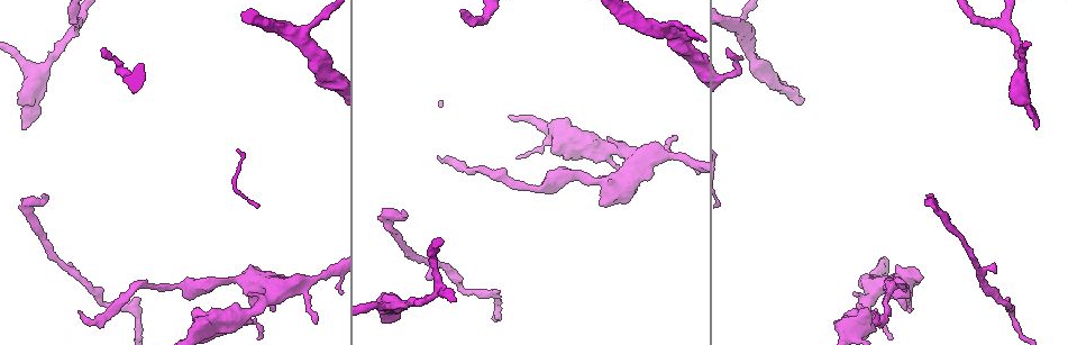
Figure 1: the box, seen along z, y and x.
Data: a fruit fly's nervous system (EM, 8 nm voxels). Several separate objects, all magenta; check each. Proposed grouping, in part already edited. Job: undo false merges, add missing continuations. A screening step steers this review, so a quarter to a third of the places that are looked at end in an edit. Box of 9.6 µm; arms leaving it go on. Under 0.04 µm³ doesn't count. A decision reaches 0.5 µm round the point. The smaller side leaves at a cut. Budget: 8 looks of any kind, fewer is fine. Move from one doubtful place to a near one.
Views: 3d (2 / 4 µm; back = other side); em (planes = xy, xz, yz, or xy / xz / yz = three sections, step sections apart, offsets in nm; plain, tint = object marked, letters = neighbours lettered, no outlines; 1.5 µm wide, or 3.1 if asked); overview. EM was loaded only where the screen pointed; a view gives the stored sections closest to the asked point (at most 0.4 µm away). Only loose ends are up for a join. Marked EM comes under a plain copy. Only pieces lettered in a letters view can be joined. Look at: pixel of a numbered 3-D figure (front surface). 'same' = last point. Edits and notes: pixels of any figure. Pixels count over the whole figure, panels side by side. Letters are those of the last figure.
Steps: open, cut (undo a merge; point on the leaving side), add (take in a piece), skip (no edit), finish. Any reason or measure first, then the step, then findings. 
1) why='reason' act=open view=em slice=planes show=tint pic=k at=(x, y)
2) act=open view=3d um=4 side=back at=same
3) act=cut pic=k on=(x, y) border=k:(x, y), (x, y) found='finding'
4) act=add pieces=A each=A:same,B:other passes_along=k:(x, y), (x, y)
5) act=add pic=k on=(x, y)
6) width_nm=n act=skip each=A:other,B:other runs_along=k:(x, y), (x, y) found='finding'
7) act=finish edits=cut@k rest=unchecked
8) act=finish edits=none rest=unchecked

why='thin end' act=open view=3d um=4 pic=1 at=(315, 322)

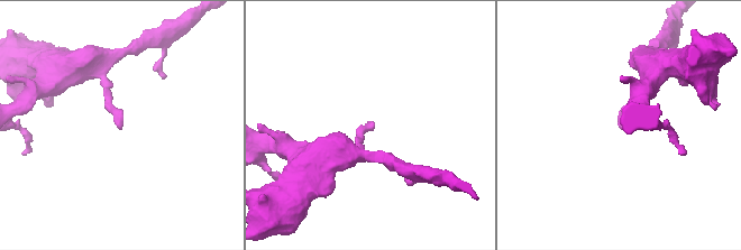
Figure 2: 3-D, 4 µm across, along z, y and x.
act=open view=em slice=planes show=letters pic=2 at=(120, 127)

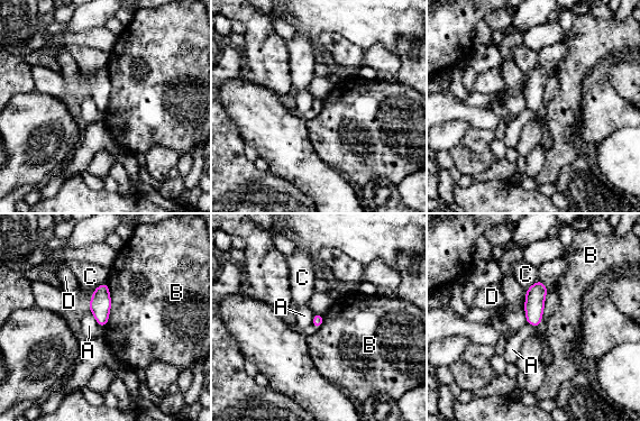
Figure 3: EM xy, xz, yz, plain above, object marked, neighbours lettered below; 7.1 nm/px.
act=skip each=A:other,B:other,C:other,D:other border=3:(108, 283), (110, 312), (106, 327) found='none of them fits'

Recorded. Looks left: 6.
why='thick end' act=open view=3d um=4 pic=1 at=(250, 295)

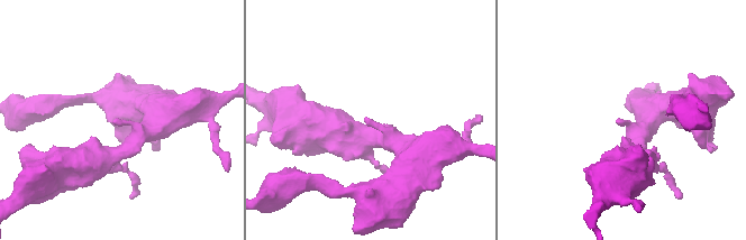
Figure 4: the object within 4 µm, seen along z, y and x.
why='shape alone is not enough' act=open view=em slice=yz step=4 show=letters pic=4 at=(115, 125)

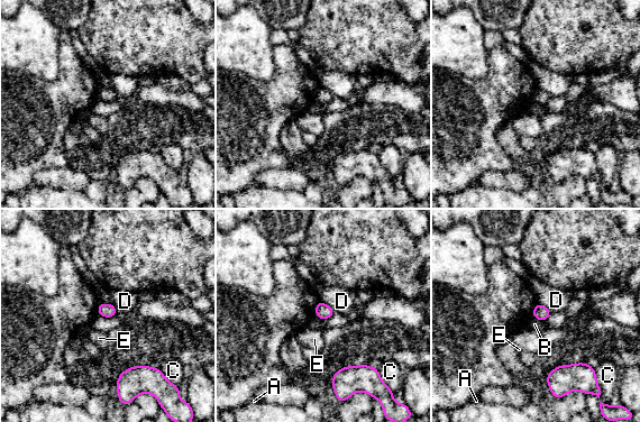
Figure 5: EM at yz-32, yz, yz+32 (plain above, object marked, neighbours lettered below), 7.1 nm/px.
act=skip each=A:other,B:other,C:other,D:other,E:other border=5:(533, 317), (544, 321) found='none of them fits'

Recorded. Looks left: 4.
why='branch stops here' act=open view=em slice=planes show=letters pic=1 at=(1036, 128)

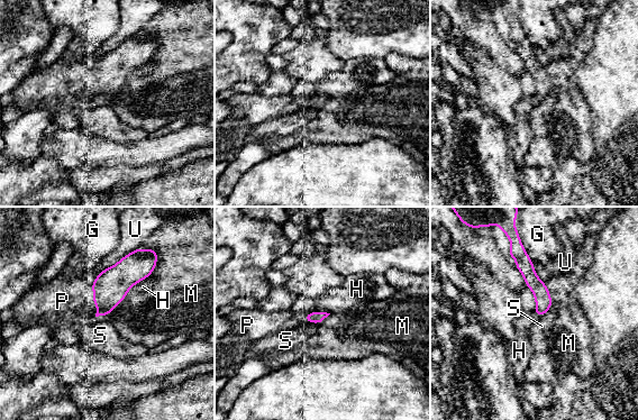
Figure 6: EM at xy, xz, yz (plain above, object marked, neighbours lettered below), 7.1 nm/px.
longest_contact=H:500nm act=add pieces=P each=G:other,H:other,M:other,P:same,S:other,U:other found='the neuron continues'

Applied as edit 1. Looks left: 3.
act=finish edits=add@6 rest=unchecked

